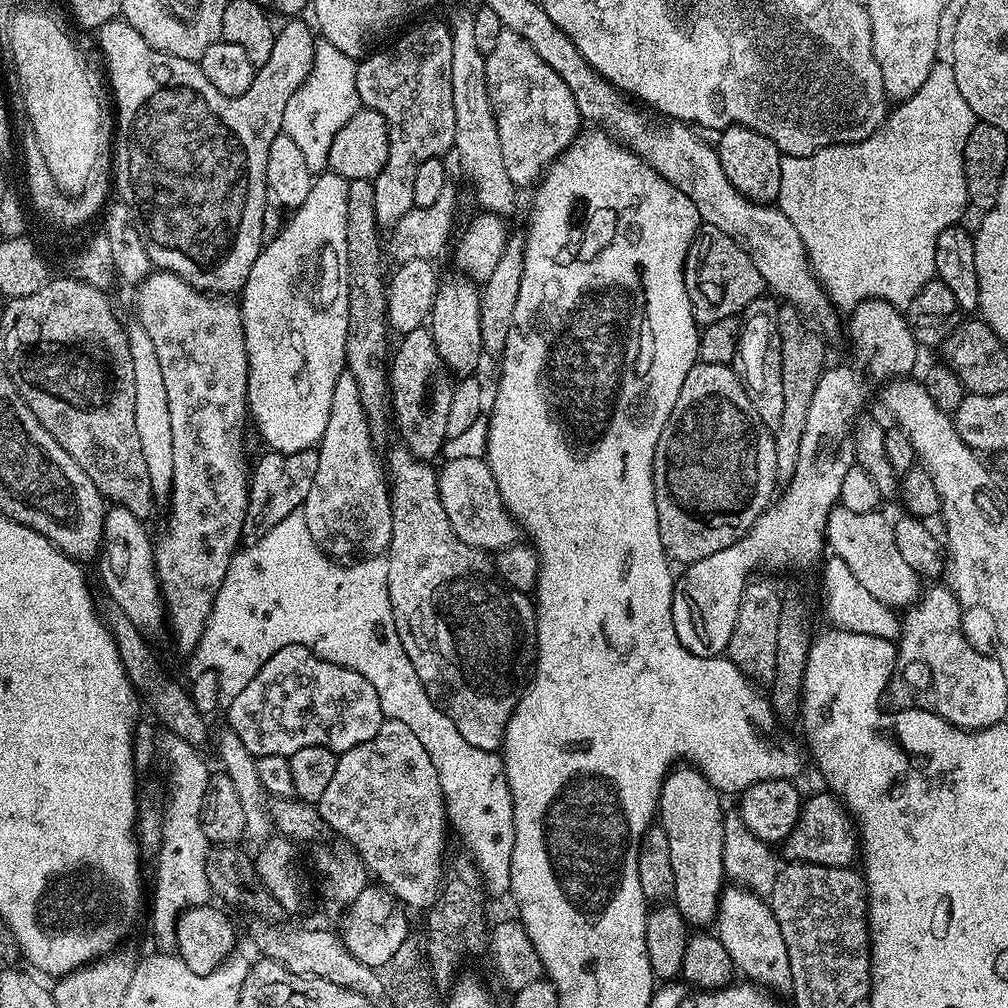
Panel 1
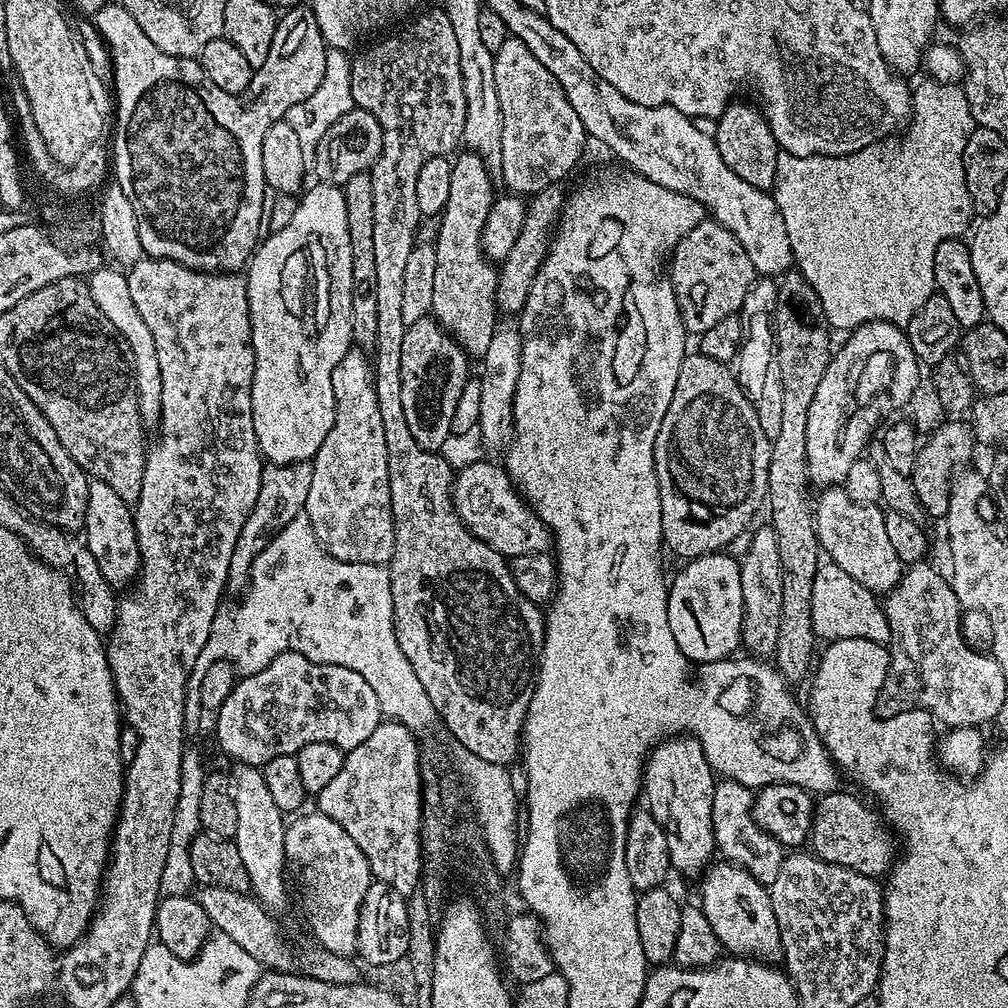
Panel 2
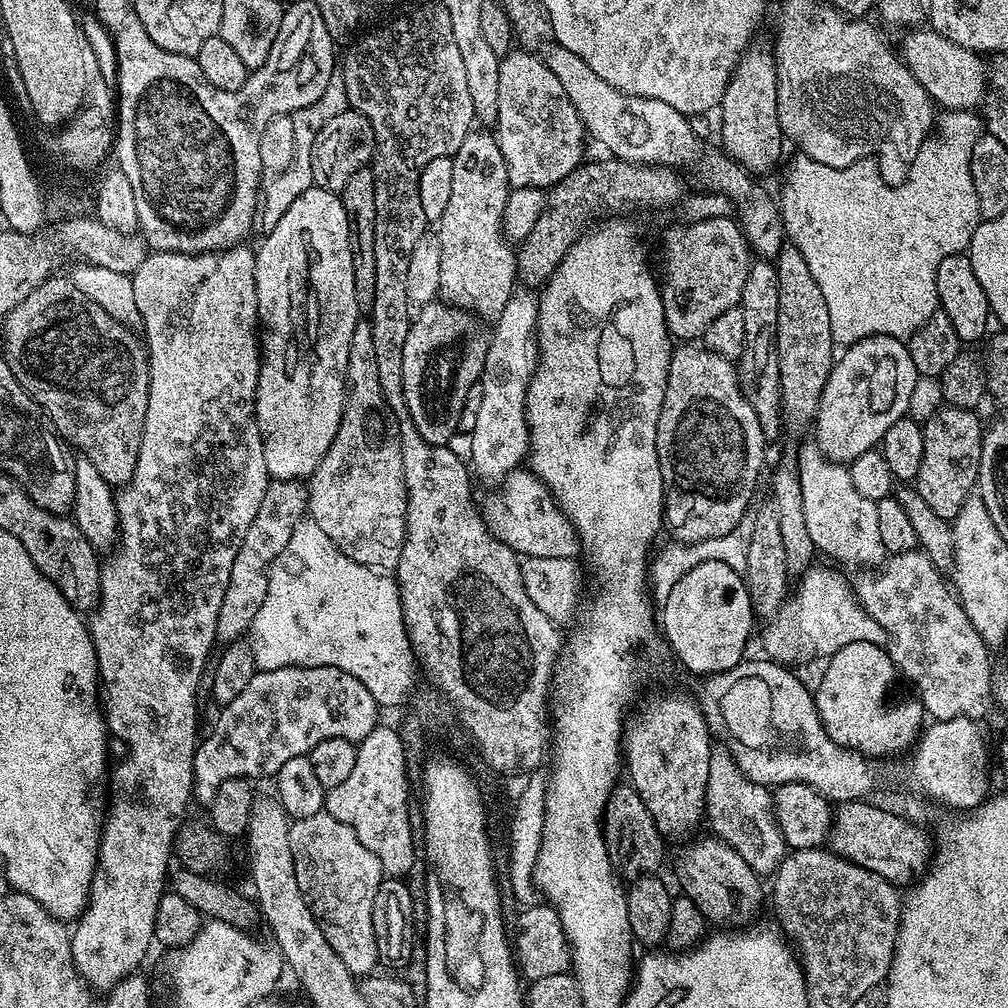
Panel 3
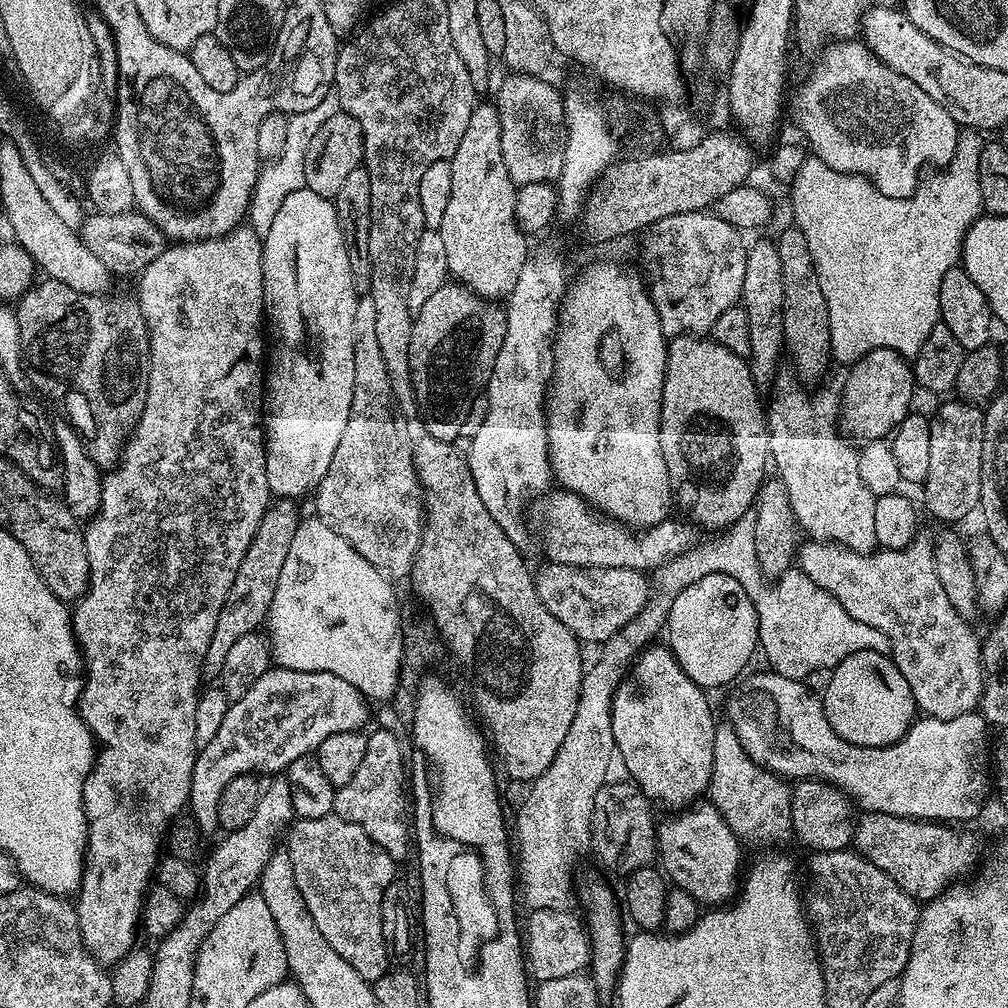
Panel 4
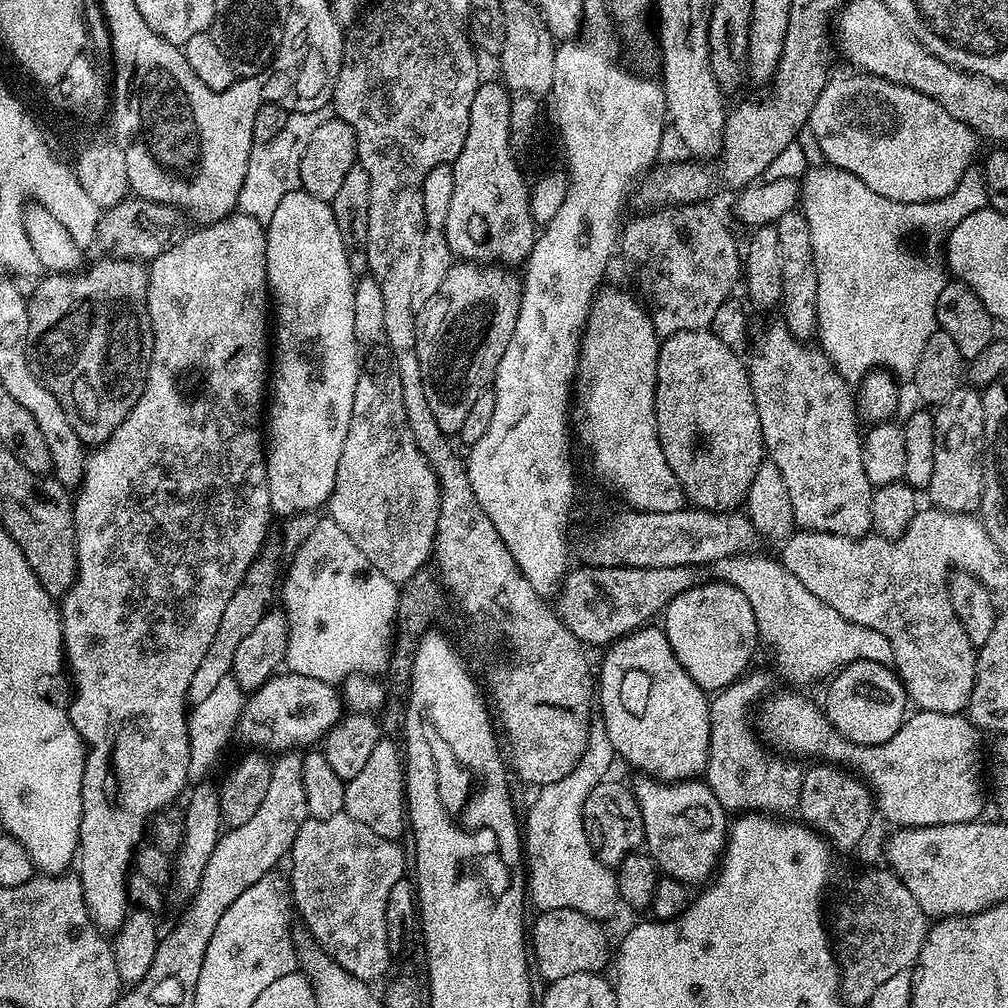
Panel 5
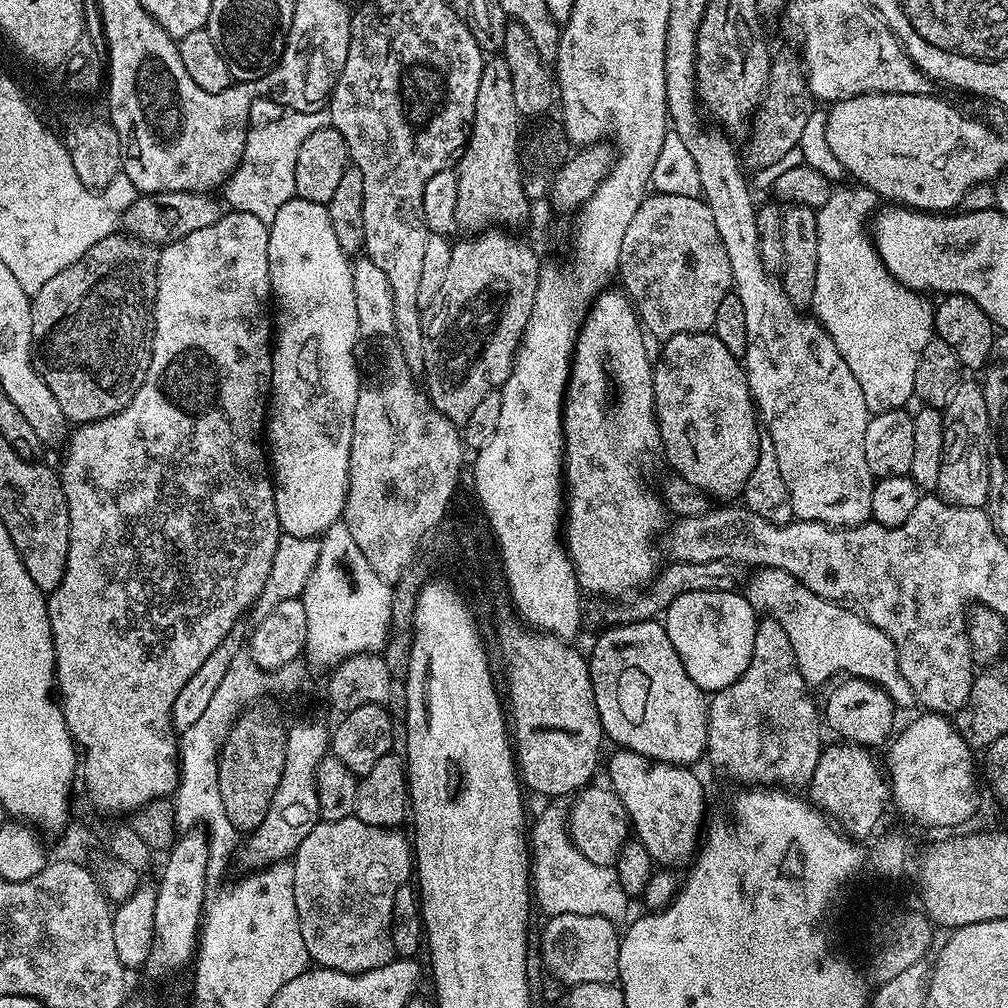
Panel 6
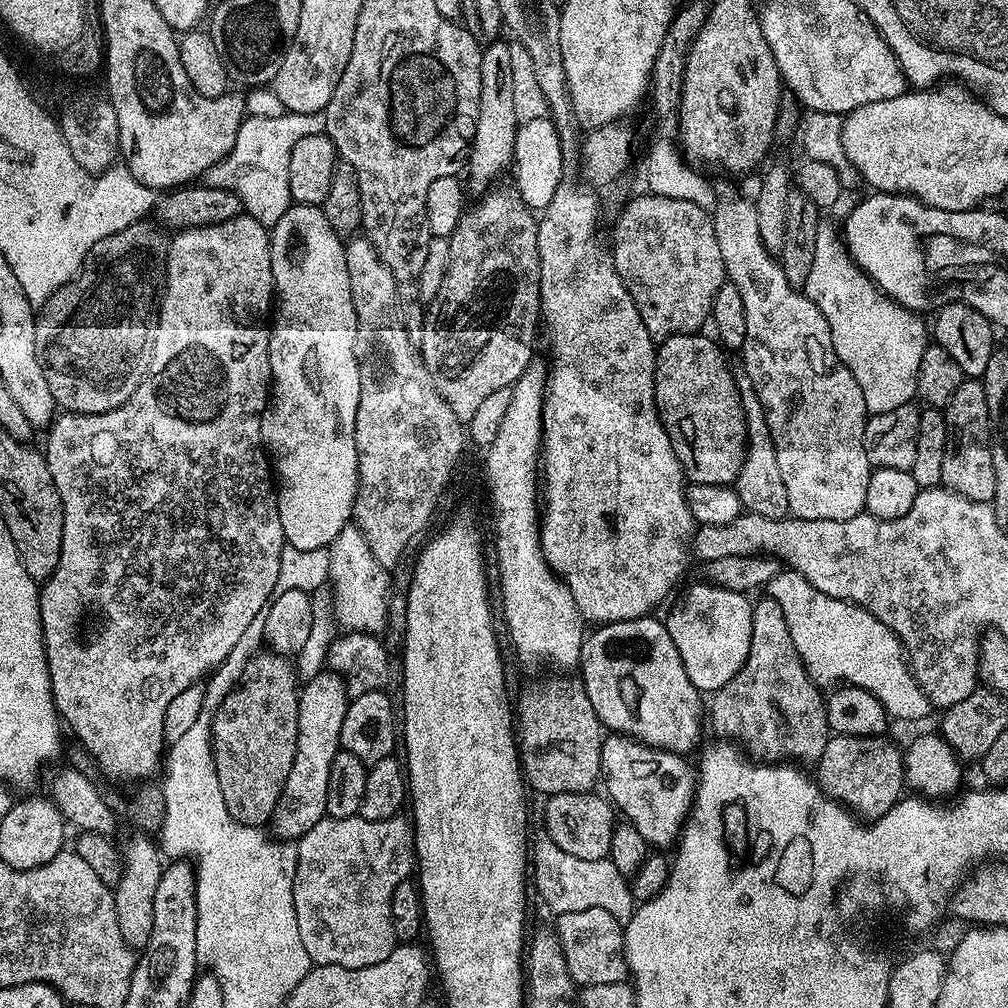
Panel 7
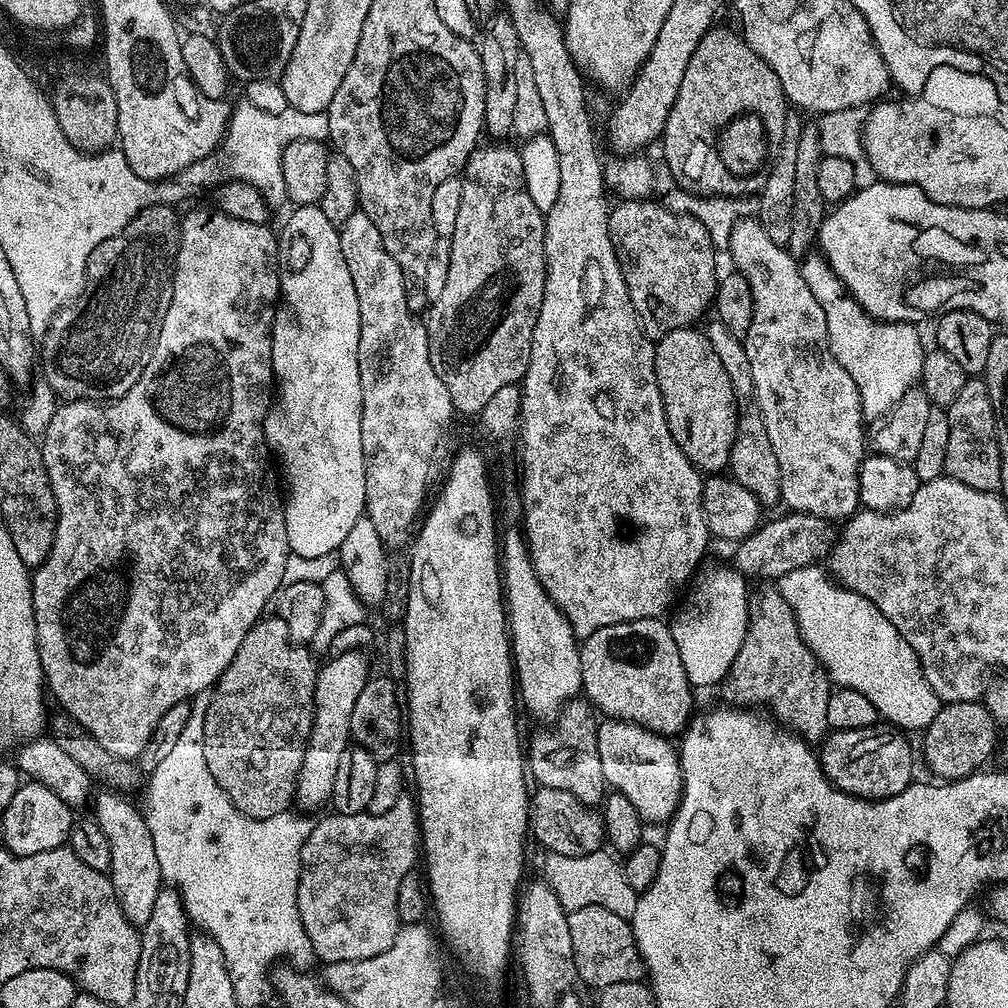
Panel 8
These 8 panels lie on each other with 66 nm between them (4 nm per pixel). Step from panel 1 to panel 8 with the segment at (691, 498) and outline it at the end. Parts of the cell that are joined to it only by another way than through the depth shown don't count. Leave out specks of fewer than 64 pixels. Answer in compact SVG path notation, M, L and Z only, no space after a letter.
M699 327L670 330L655 341L654 374L662 394L666 422L678 450L690 458L694 467L704 474L720 474L728 468L734 434L738 430L738 406L734 386L722 366L722 358L714 354L710 338Z

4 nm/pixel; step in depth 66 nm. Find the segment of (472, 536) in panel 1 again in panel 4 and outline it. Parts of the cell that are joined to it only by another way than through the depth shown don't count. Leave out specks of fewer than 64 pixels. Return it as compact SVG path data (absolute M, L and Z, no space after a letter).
M552 490L543 500L544 552L548 555L545 557L554 564L587 568L629 568L648 574L678 558L678 554L690 550L698 542L697 525L684 518L669 518L661 524L633 530L611 516L597 512L573 492Z

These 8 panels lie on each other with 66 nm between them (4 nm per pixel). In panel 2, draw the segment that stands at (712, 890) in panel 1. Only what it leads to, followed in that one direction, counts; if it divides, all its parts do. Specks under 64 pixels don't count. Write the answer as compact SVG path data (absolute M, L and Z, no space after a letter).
M687 734L661 740L644 761L642 800L648 803L646 810L654 822L662 826L662 834L666 834L672 868L684 876L699 877L717 855L712 821L717 783L717 777L706 762L706 754L702 754L702 746Z

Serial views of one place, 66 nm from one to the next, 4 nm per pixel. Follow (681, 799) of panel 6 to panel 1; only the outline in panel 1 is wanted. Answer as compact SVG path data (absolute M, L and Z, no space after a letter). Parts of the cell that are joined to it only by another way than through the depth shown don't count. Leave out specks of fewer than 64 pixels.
M739 886L725 887L716 911L714 935L722 942L722 946L726 946L732 967L739 975L740 972L744 975L741 977L773 994L791 993L790 954L786 950L778 918L774 918L772 905L765 897L755 896Z

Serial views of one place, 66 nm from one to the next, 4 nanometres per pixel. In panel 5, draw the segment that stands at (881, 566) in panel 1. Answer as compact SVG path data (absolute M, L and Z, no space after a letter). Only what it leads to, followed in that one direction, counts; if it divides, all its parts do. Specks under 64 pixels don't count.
M783 322L772 324L760 337L755 337L754 347L751 349L750 357L747 361L748 377L750 386L754 394L754 406L758 410L758 422L762 426L762 438L767 455L771 463L782 470L782 479L786 481L786 490L790 490L790 502L794 506L794 518L801 529L810 532L829 532L839 536L867 536L872 532L872 519L870 518L870 502L874 486L866 478L866 470L862 470L862 424L858 419L858 409L856 406L856 396L854 388L849 381L845 380L844 375L832 364L832 360L824 352L823 348L812 342L799 340Z

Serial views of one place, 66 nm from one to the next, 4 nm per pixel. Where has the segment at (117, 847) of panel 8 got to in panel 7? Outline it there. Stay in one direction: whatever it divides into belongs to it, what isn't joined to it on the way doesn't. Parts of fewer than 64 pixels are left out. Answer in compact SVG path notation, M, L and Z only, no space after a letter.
M139 830L131 833L125 844L122 844L122 878L114 886L114 914L118 914L118 930L126 946L133 950L143 950L150 942L150 930L154 927L154 893L158 891L158 878L162 878L165 865L160 864L162 853L157 841L147 832Z

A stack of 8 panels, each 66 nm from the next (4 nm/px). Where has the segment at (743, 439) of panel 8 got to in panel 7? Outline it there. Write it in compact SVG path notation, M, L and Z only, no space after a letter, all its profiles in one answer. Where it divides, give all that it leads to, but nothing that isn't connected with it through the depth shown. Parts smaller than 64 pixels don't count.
M737 375L736 385L740 391L740 401L746 418L746 442L748 443L742 468L738 470L738 478L734 485L740 499L740 507L744 512L759 512L762 516L787 517L789 510L786 485L782 483L782 473L778 470L778 458L774 450L774 438L770 434L768 414L764 411L762 402L748 376Z

